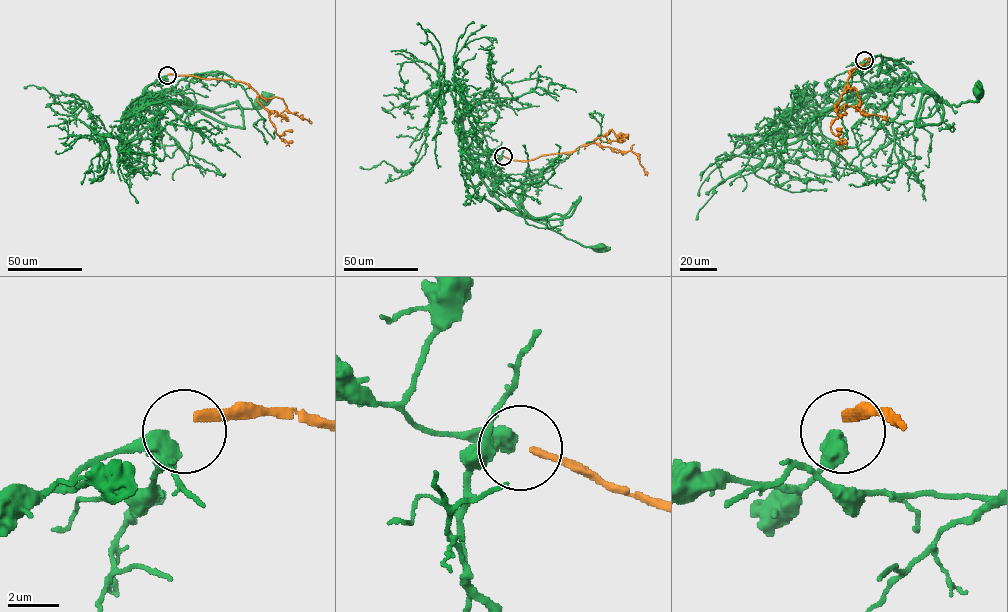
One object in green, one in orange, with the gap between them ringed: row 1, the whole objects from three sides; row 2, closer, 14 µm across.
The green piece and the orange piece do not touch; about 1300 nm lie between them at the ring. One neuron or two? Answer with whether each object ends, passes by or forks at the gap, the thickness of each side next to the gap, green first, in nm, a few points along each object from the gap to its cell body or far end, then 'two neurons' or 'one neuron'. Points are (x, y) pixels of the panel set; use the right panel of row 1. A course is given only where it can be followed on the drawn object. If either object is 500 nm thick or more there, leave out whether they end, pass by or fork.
500 nm thick on the green side, 320 nm on the other; green runs (864, 61), (864, 64), (881, 64), (883, 70), (900, 77), (913, 77), (951, 105), (976, 101), (977, 88); orange runs (864, 59), (870, 60), (850, 71), (847, 86), (855, 89), (859, 98), (858, 109), (888, 120); two neurons

